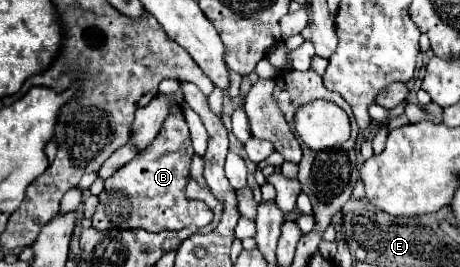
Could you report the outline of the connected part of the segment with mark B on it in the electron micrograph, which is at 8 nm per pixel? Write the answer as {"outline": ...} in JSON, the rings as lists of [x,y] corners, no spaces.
{"outline":[[[174,107],[166,121],[162,123],[156,139],[136,155],[134,161],[120,167],[118,173],[106,179],[104,191],[98,195],[100,203],[92,217],[98,231],[114,227],[140,227],[146,231],[178,231],[190,225],[204,227],[212,221],[212,209],[202,201],[192,201],[184,197],[184,187],[190,177],[192,141],[182,107]]]}

